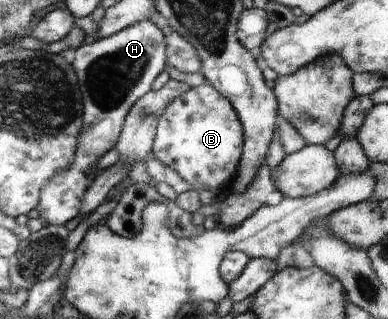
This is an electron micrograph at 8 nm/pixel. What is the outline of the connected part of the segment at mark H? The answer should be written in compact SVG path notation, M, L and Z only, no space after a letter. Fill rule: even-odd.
M142 20L134 23L130 27L124 28L121 32L108 36L107 38L98 38L82 42L74 53L74 60L71 65L78 74L81 100L83 103L83 122L79 133L79 147L75 149L72 165L67 171L60 172L54 177L40 195L39 205L37 206L38 218L46 224L55 226L72 226L83 218L81 215L81 206L87 189L93 184L93 179L98 171L97 161L107 151L115 147L132 105L136 103L143 95L151 90L154 79L162 73L167 65L167 55L165 54L166 44L165 35L150 20Z

